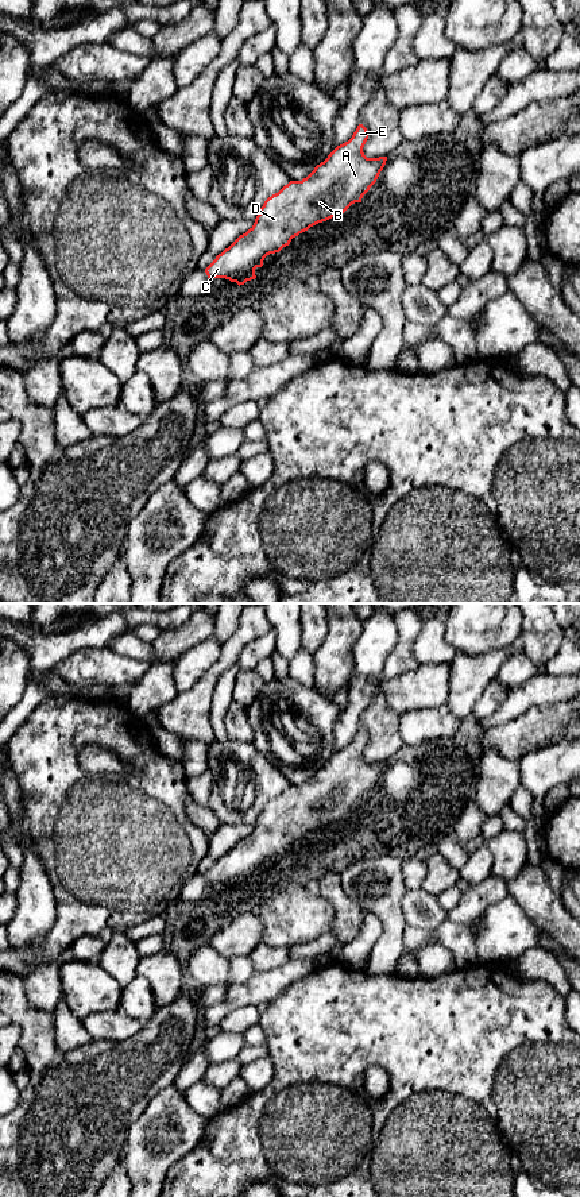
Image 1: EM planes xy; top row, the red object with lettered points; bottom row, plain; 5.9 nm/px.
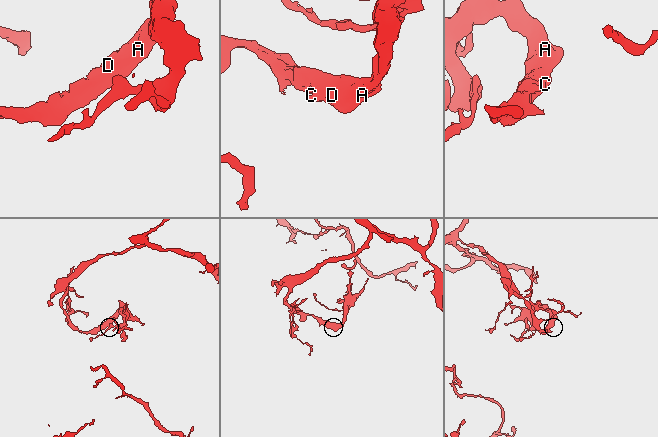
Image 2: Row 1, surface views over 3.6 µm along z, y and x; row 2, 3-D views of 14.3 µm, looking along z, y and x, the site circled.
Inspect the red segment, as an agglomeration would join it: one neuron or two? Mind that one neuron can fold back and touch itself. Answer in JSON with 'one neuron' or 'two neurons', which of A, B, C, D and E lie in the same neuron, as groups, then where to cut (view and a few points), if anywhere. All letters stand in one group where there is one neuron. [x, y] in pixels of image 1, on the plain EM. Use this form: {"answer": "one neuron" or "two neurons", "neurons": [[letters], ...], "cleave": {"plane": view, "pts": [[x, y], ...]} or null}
{"answer": "one neuron", "neurons": [["A", "B", "C", "D", "E"]], "cleave": null}

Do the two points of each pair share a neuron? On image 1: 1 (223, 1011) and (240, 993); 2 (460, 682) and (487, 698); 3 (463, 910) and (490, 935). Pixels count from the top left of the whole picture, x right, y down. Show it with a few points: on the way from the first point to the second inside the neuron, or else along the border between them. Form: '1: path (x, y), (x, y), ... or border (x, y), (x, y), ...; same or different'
1: path (227, 1007), (236, 997); same
2: border (494, 679), (471, 714); different
3: border (506, 896), (492, 903), (480, 915); different

